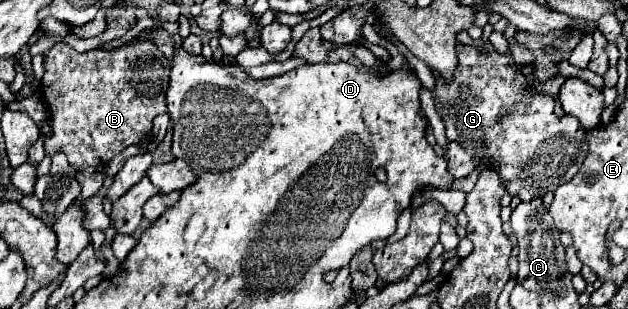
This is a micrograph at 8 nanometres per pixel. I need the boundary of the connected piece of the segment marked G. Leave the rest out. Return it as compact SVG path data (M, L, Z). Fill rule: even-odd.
M518 31L516 41L528 45L534 53L534 61L520 67L514 63L512 55L500 55L492 45L488 45L486 53L460 45L456 49L460 63L454 71L454 81L446 83L436 77L434 99L438 115L446 123L446 137L458 141L480 161L490 157L506 191L518 195L522 201L556 191L558 185L578 173L588 150L586 130L579 121L567 114L560 118L554 113L554 97L564 83L564 77L556 69L556 61L568 59L582 35L574 31L570 39L560 37L562 33L532 35ZM544 45L552 45L558 55L544 55Z

